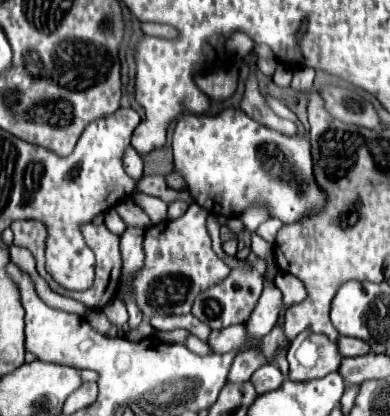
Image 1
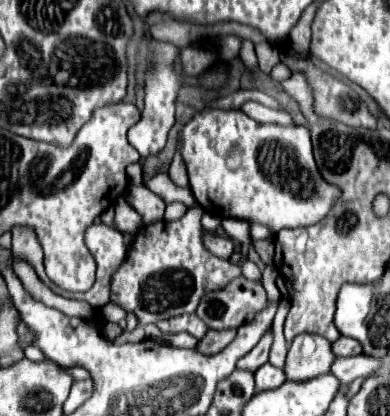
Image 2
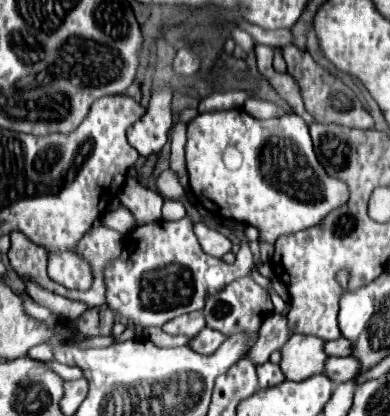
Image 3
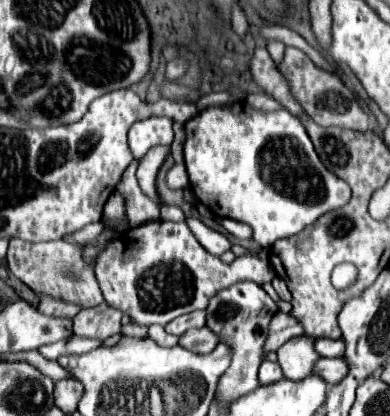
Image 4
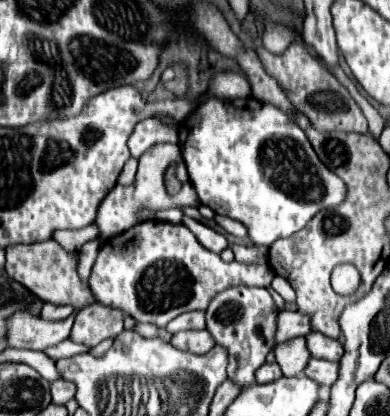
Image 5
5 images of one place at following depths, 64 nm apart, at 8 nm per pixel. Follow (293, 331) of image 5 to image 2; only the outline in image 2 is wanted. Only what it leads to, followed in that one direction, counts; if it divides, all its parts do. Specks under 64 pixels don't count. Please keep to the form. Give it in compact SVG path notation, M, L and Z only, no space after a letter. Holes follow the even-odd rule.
M268 332L258 344L256 348L252 348L246 356L242 356L236 364L238 370L250 370L250 372L256 372L262 364L268 362L268 352L270 352L270 346L272 346L272 332Z

